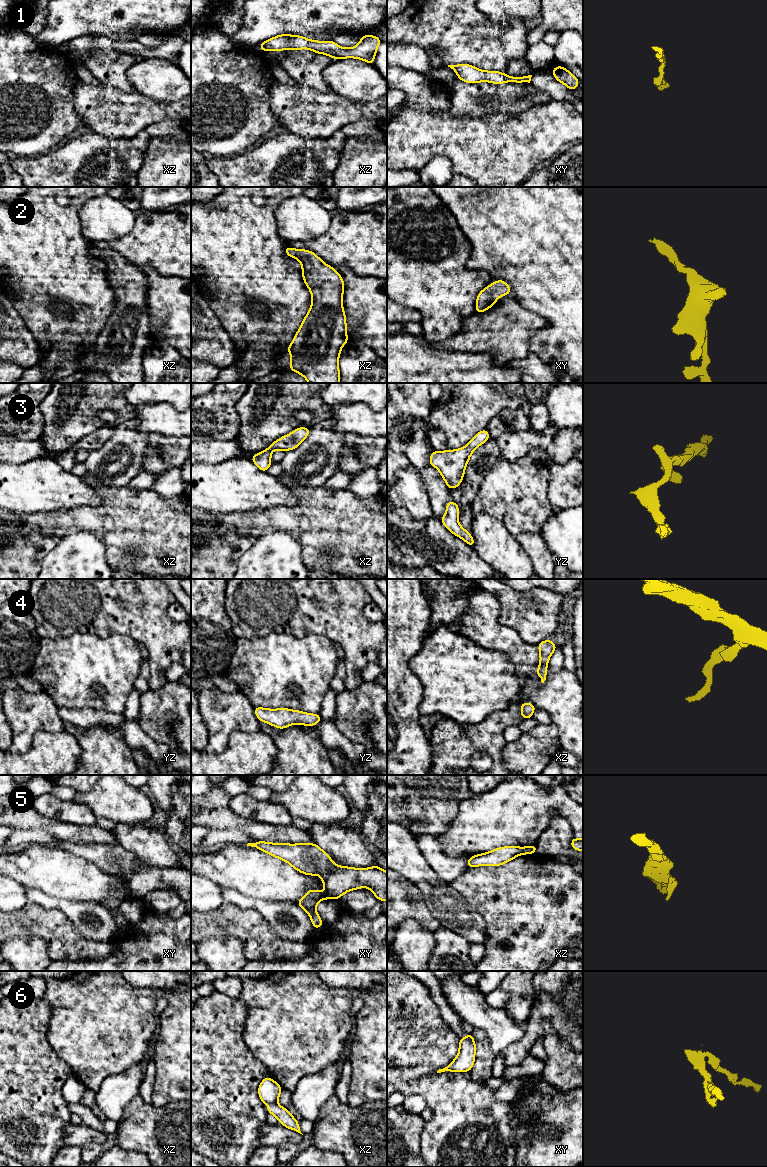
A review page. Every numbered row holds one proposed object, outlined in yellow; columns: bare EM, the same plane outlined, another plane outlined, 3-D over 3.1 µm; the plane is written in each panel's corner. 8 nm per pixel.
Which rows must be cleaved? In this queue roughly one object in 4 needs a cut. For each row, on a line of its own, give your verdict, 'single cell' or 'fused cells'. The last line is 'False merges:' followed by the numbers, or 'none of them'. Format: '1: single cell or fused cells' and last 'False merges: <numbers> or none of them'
1: single cell
2: single cell
3: single cell
4: single cell
5: single cell
6: fused cells
False merges: 6

